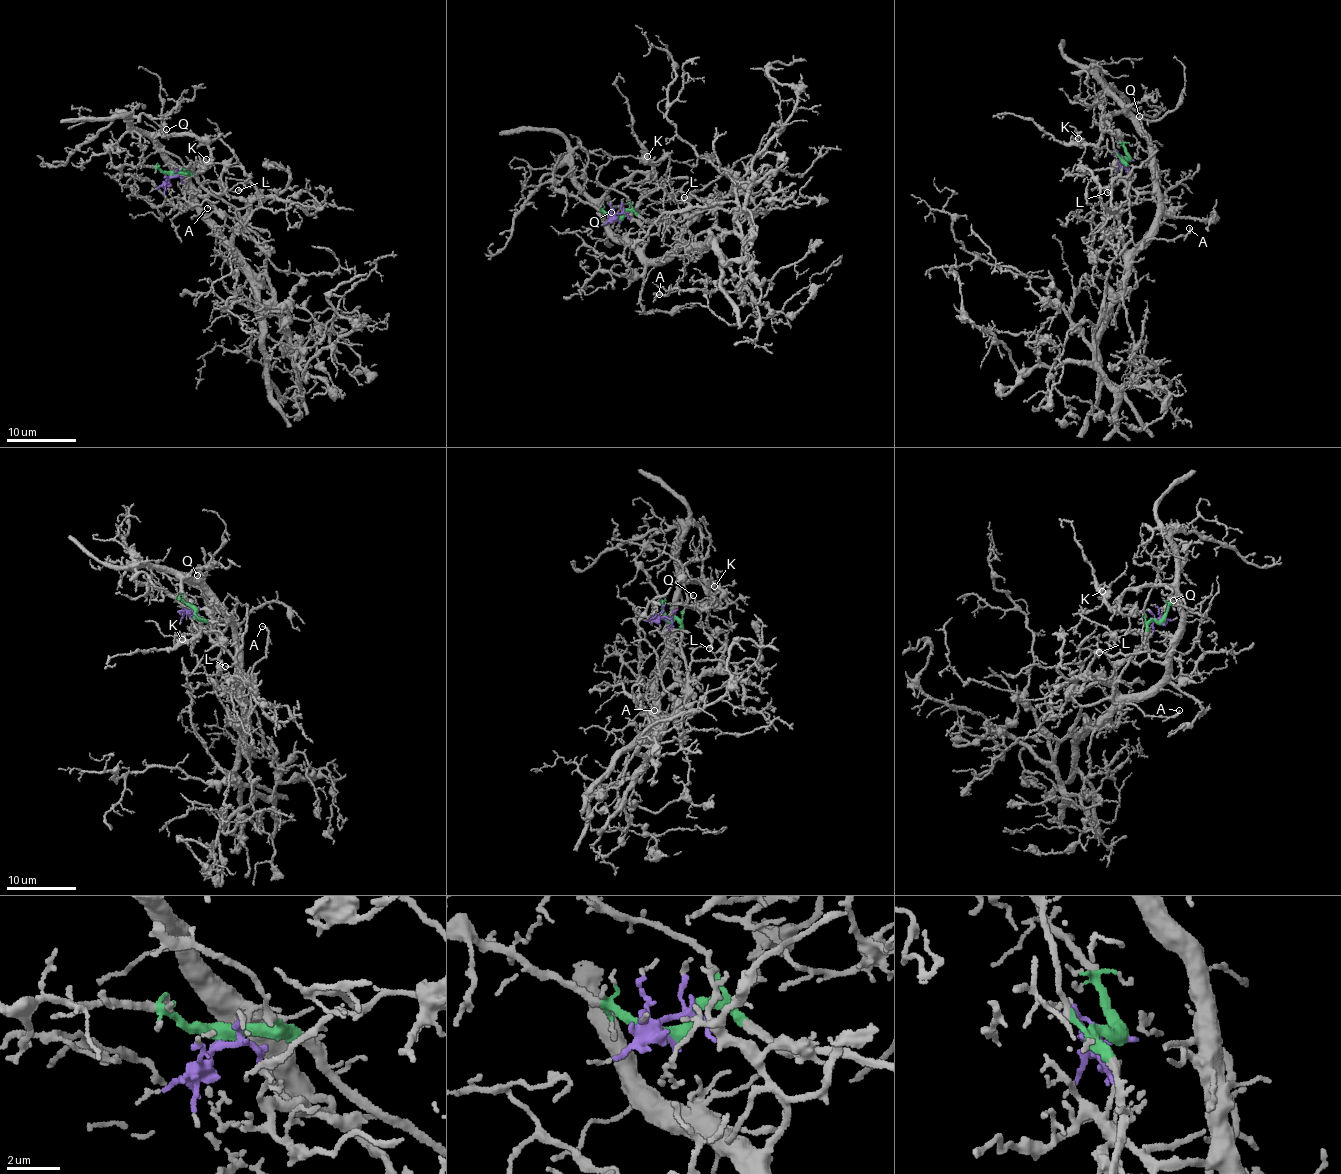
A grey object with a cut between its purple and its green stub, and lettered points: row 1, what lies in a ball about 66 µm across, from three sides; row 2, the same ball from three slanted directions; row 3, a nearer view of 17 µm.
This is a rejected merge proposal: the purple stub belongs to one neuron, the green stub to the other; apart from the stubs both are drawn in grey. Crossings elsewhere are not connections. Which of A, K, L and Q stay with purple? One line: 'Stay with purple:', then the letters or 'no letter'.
Stay with purple: K, L, Q

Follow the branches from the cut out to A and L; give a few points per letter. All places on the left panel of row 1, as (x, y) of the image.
A: (172, 175), (186, 173), (219, 195), (237, 211), (245, 229), (234, 222), (233, 217), (208, 207)
L: (172, 175), (205, 197), (234, 232), (244, 219), (248, 203), (257, 196), (248, 183), (238, 191)

